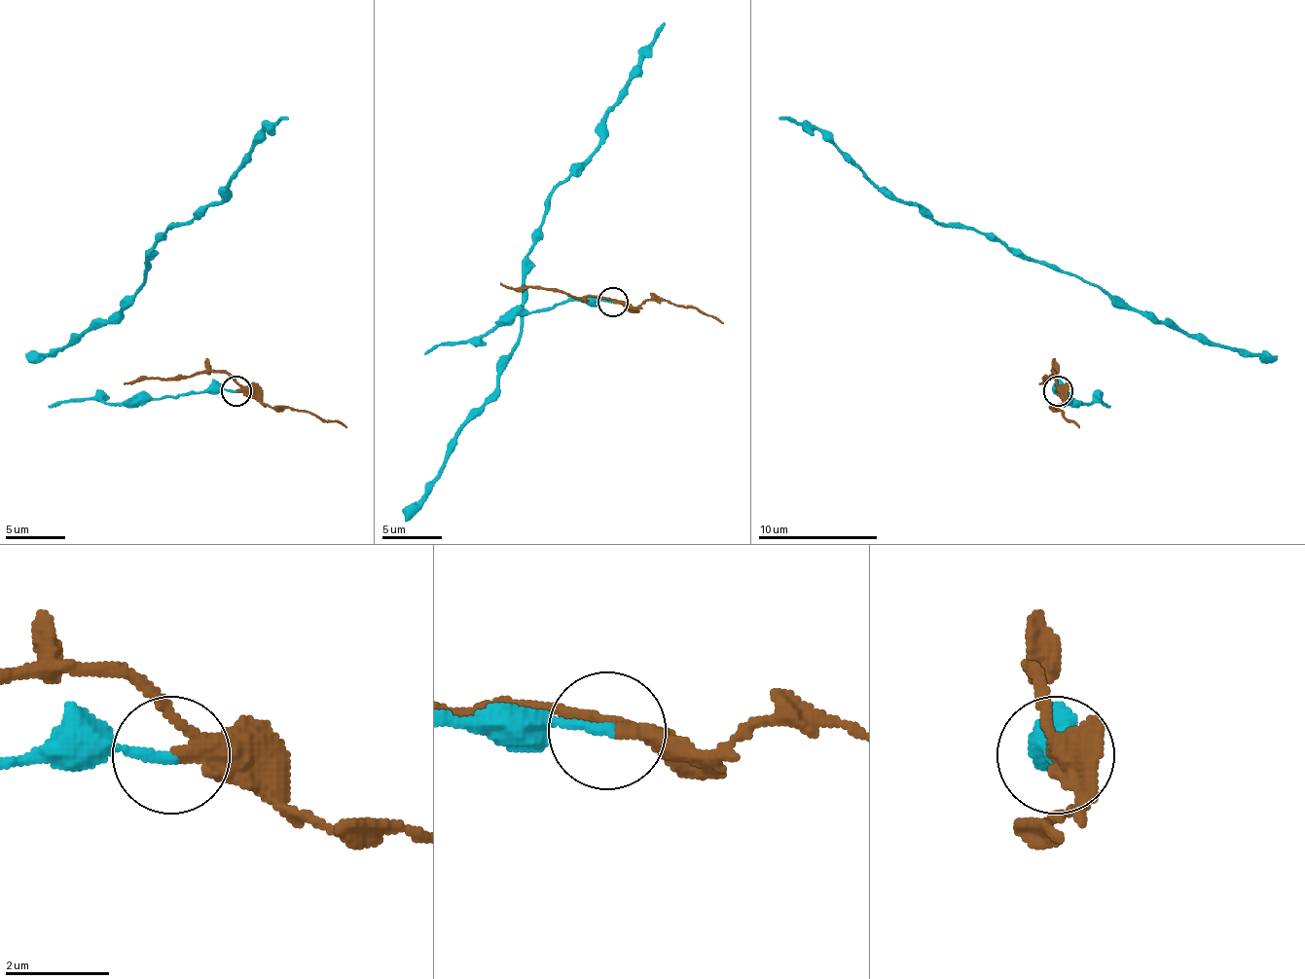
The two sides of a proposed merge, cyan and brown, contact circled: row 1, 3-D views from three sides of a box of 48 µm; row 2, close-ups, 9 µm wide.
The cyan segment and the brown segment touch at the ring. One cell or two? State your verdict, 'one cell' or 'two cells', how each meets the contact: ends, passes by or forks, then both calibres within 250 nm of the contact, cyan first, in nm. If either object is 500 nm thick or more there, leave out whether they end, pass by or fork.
two cells; cyan ends there; brown passes by; 200 nm thick on the cyan side, 260 nm on the other

